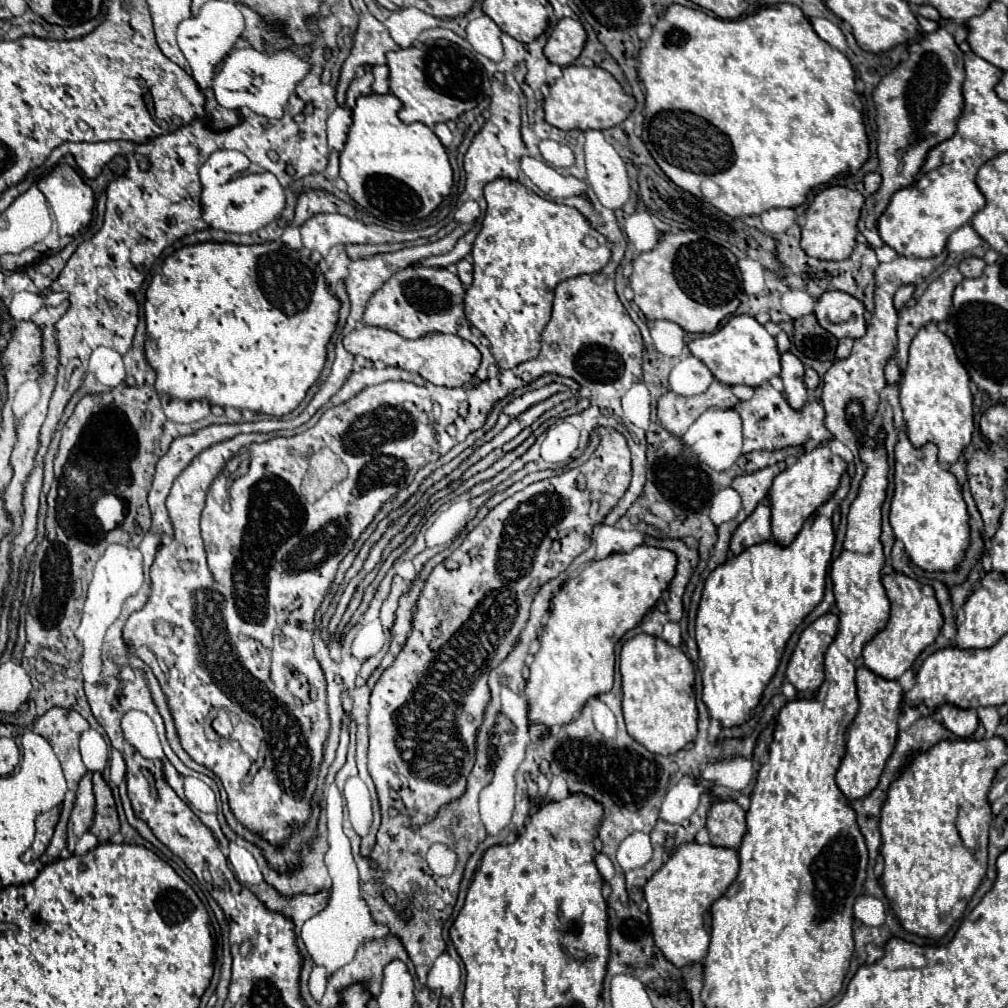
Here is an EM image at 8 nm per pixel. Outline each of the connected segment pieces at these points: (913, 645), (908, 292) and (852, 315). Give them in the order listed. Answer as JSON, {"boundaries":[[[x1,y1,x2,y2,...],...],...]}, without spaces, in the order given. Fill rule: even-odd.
{"boundaries":[[[901,572,885,574,881,578,881,582,883,582,885,592,891,602,889,622,863,648,863,662,877,676,883,676,887,680,897,680,907,668,913,666,915,658,929,644,935,642,935,638,943,626,943,616,941,616,941,608,937,604,937,598,935,598,935,590,929,584,921,584]],[[913,284,901,286,901,288,897,290,897,294,895,294,895,308,903,308,903,306,911,300,913,292,915,292,915,286,913,286]],[[825,292,817,300,815,316,835,338,859,338,867,332,867,316,861,300,847,292]]]}

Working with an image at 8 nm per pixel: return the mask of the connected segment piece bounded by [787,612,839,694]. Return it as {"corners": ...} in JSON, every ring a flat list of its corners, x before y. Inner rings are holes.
{"corners":[[831,612,811,622,799,636,799,642,791,654,787,666,787,680,799,692,815,692,825,676,823,658,825,650,837,634,839,618]]}

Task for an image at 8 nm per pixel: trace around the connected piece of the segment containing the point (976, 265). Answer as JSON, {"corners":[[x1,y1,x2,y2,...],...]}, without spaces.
{"corners":[[971,256,971,258,965,258,965,260,959,264,959,270,961,270,961,274,963,274,965,278,979,278,979,276,983,274,983,268,985,268,985,266,987,266,987,264,985,264,983,258]]}

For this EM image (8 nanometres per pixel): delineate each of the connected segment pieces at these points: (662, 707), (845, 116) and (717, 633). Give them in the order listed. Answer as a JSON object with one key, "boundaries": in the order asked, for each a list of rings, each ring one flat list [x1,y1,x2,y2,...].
{"boundaries":[[[637,634,631,640,627,640,621,648,619,656,619,670,622,678,622,711,627,724,627,732,643,744,647,750,655,754,675,754,679,752,687,742,693,742,697,736,697,704,695,704,695,668,693,662,687,658,687,654,679,646,667,644,659,636,651,634]],[[673,4,665,10,663,16,659,16,657,24,653,26,651,38,641,48,637,72,645,86,645,122,643,122,641,140,645,142,653,160,659,164,659,168,665,172,665,176,669,176,679,188,691,192,693,196,705,198,701,184,707,178,711,182,715,182,719,186,719,194,709,198,709,202,733,218,757,216,765,210,783,208,783,206,795,208,805,202,805,198,813,186,827,184,841,172,855,174,869,156,869,142,867,142,863,116,861,116,861,102,855,94,853,68,843,52,839,52,837,48,831,48,825,40,821,40,815,34,809,18,793,4,767,6,755,14,749,14,749,16,737,18,737,20,723,20,723,18,709,16,703,10]],[[843,474,837,492,823,502,815,514,811,514,795,540,787,546,765,540,755,546,745,548,741,554,733,556,725,564,717,566,711,576,705,580,705,588,699,602,695,634,699,646,699,660,703,662,703,702,709,710,711,718,717,718,721,726,737,726,743,724,753,708,759,702,759,696,771,676,775,674,779,660,783,656,785,644,791,638,793,630,803,622,803,618,821,602,825,592,825,576,831,562,831,552,835,544,833,532,833,510,849,492,849,476]]]}

